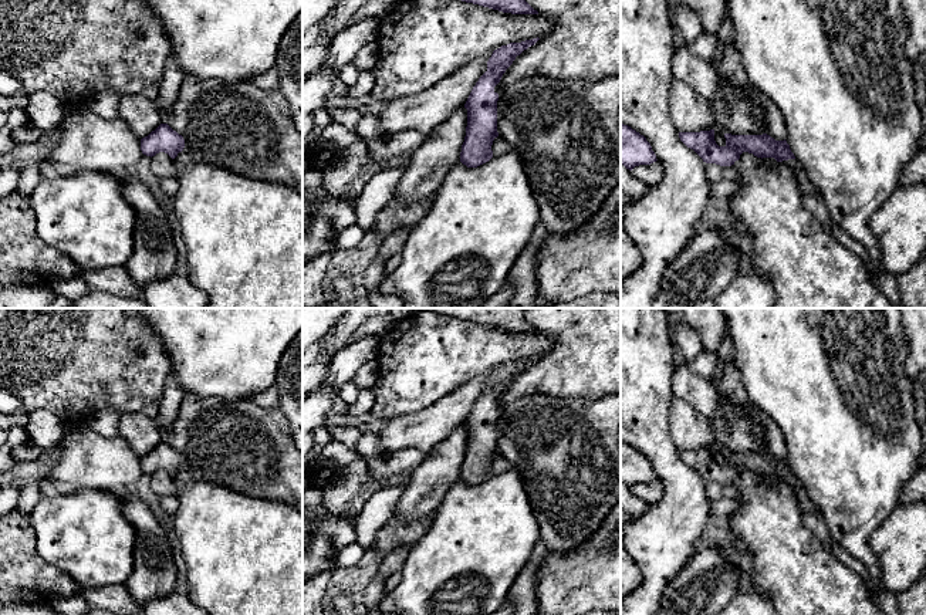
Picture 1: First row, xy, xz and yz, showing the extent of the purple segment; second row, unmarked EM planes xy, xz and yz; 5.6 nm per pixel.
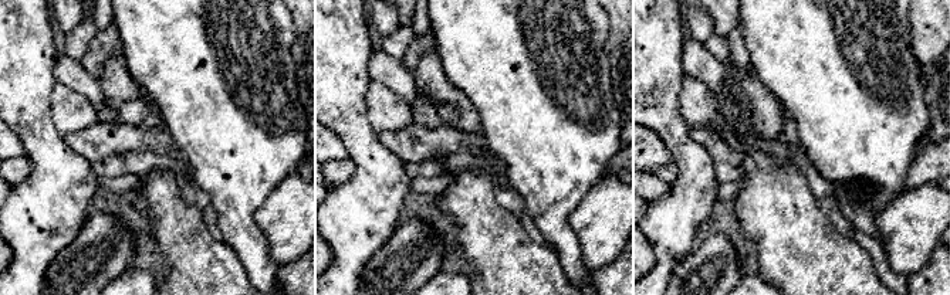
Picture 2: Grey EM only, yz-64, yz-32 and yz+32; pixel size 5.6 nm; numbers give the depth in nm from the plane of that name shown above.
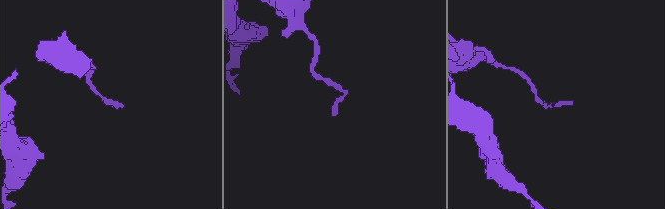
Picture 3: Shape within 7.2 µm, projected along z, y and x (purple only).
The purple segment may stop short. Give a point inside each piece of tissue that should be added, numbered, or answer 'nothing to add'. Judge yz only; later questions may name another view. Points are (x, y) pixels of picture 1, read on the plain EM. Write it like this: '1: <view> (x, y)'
1: yz (805, 504)

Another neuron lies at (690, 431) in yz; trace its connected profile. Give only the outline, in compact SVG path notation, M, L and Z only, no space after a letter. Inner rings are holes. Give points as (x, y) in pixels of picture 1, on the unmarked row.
M673 398L669 428L679 450L700 450L714 447L714 436L709 418L697 412L689 402Z

